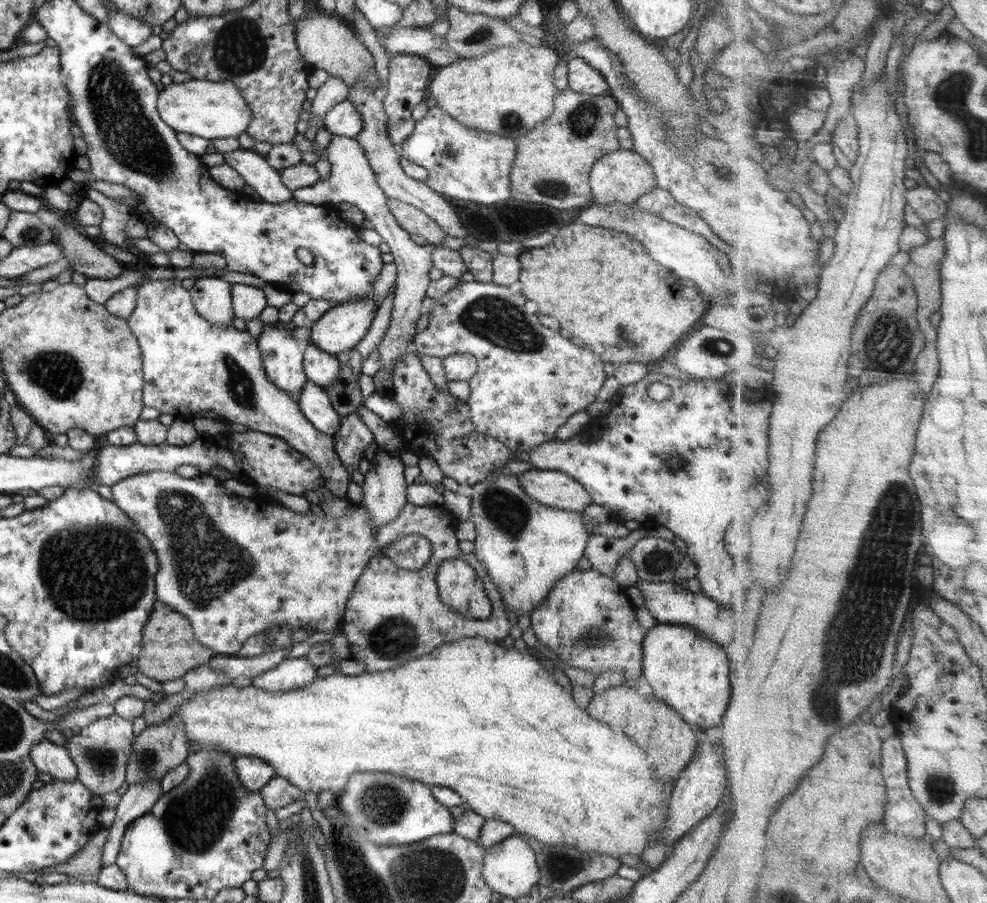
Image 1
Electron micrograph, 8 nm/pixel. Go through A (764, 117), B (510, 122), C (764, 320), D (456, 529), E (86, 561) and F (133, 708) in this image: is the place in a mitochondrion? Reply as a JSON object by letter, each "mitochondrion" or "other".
{"A":"other","B":"mitochondrion","C":"other","D":"other","E":"mitochondrion","F":"other"}

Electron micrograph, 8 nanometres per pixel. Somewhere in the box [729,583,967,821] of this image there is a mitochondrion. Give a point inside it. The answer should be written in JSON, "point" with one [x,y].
{"point":[941,789]}

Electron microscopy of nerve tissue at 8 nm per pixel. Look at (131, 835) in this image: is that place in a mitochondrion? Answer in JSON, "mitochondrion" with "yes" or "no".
{"mitochondrion":"no"}

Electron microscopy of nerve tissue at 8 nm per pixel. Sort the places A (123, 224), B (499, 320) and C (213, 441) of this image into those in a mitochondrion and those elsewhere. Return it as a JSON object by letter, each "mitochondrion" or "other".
{"A":"other","B":"mitochondrion","C":"other"}

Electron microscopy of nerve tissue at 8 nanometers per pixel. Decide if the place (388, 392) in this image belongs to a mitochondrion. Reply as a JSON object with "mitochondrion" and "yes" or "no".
{"mitochondrion":"no"}

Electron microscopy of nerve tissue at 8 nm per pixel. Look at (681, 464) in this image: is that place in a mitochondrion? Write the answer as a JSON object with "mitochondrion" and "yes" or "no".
{"mitochondrion":"no"}

